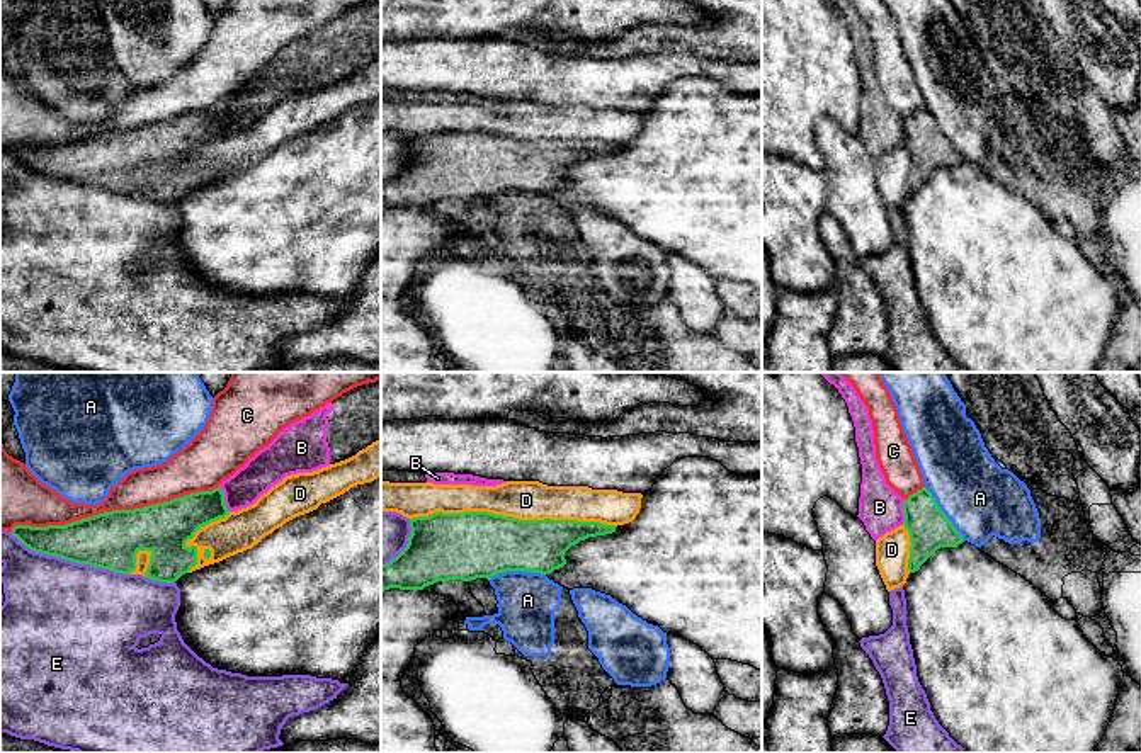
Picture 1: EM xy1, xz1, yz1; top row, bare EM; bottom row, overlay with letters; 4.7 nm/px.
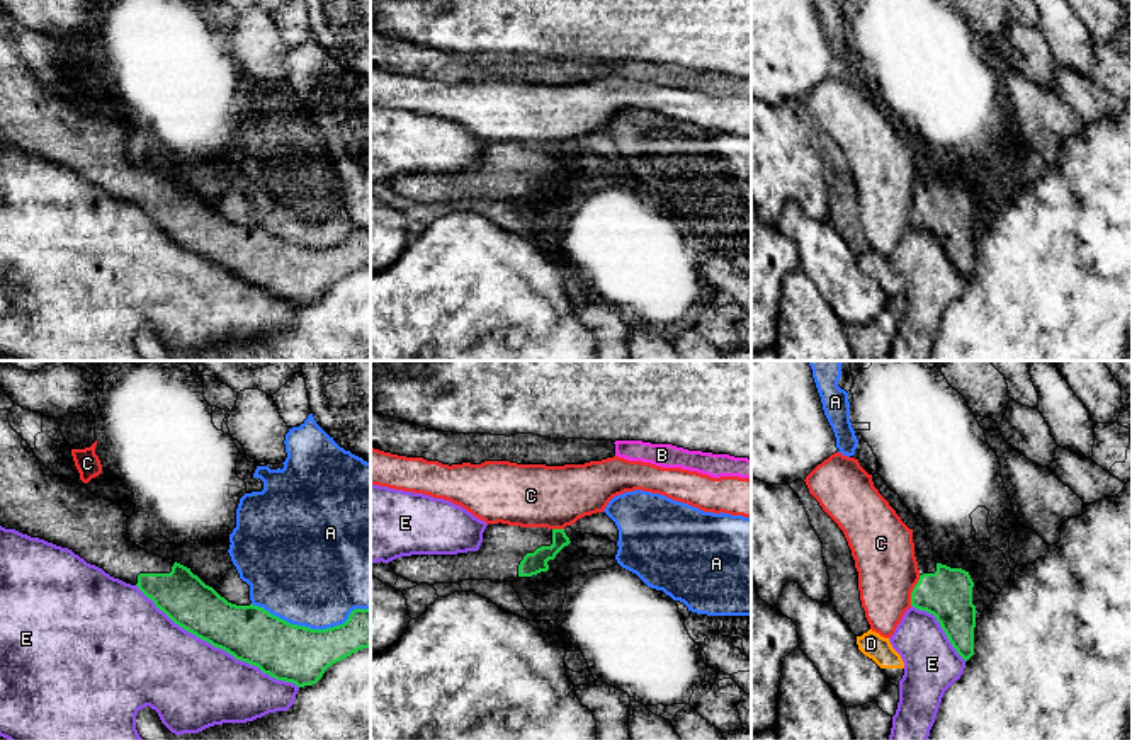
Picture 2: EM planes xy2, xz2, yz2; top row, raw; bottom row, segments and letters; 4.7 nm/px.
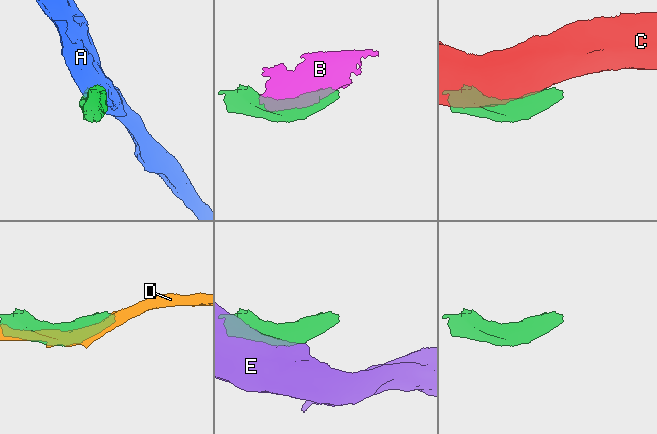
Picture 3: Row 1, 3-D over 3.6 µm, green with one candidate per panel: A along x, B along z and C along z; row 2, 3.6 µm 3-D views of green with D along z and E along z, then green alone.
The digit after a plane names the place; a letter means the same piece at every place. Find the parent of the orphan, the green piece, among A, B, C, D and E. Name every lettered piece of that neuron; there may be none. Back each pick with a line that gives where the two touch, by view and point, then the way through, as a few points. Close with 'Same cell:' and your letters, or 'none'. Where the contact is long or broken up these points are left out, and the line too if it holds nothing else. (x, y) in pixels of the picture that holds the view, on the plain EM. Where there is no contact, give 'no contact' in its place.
Same cell: none

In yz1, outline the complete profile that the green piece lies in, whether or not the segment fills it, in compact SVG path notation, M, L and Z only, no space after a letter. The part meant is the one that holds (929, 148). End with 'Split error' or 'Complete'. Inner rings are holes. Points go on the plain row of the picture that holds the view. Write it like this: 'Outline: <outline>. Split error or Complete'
Outline: M923 105L903 121L905 148L910 153L908 190L915 192L940 167L957 167L964 161L952 141Z. Complete

